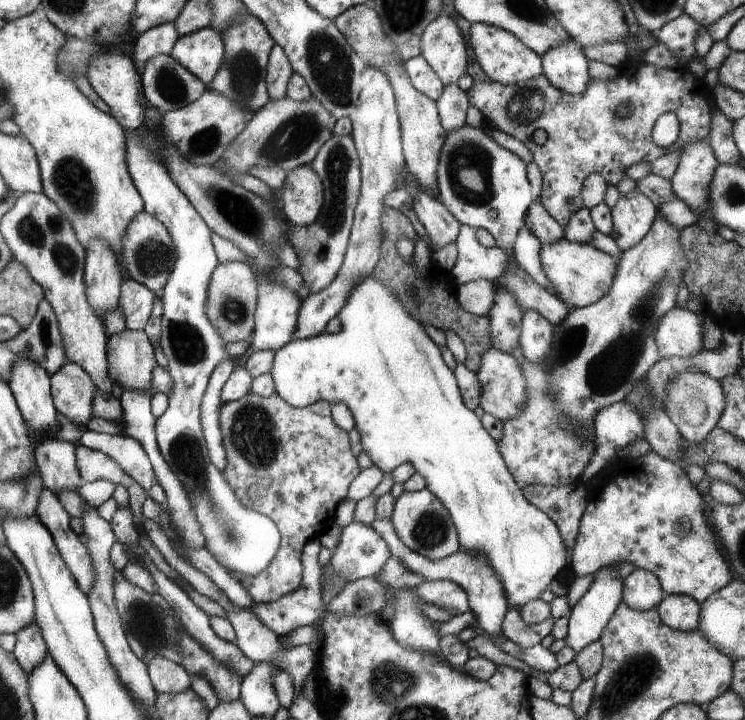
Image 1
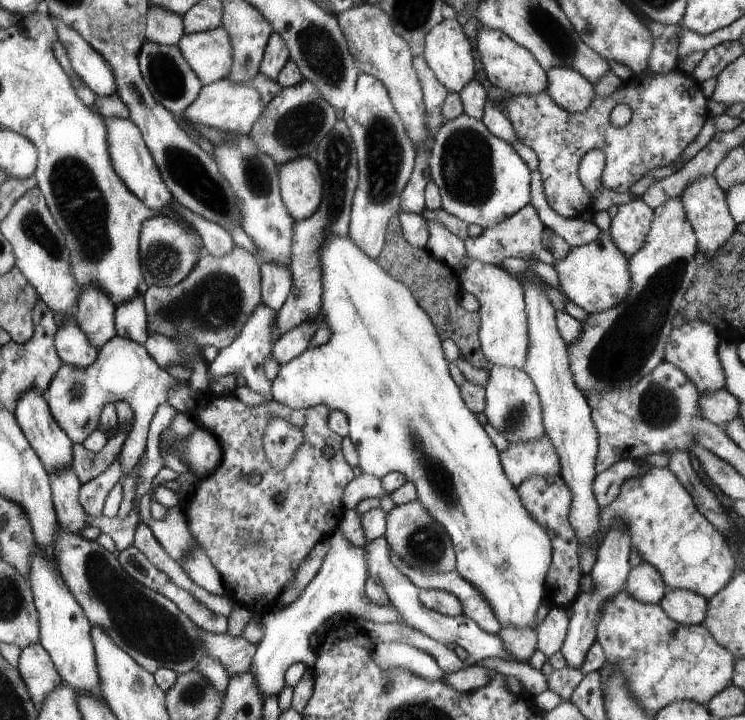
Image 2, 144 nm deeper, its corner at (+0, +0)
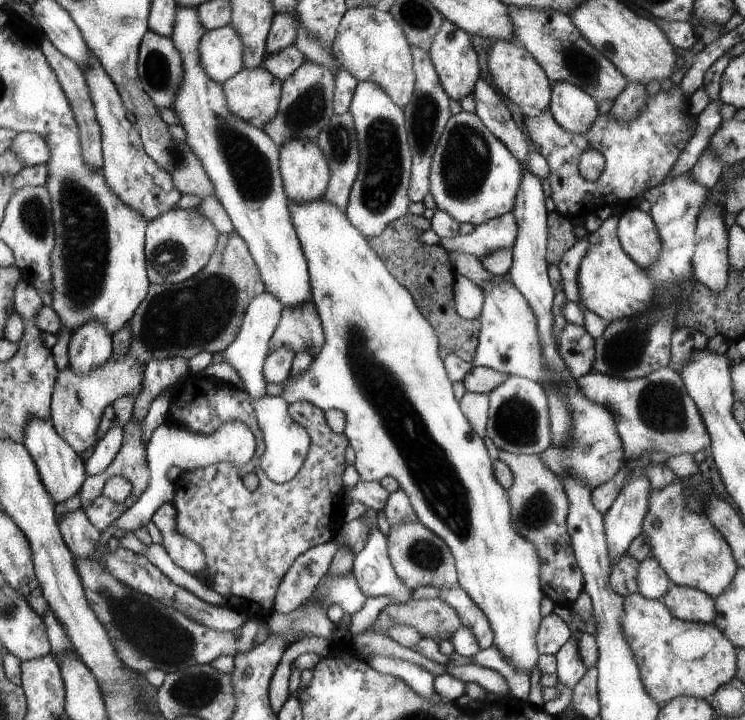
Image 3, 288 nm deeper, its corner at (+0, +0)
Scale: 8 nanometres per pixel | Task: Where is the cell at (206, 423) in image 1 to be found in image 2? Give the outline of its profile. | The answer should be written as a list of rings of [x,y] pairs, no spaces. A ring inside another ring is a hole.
[[[259,306],[257,312],[253,316],[249,316],[249,322],[245,324],[245,330],[241,332],[241,336],[237,336],[237,340],[233,340],[233,344],[229,344],[229,348],[223,348],[213,362],[207,364],[207,372],[209,372],[209,380],[217,382],[219,378],[225,378],[229,374],[237,374],[237,378],[255,394],[261,394],[263,398],[271,398],[271,380],[265,378],[263,368],[261,368],[261,360],[265,360],[265,356],[271,352],[269,346],[269,324],[273,320],[273,312],[267,306]]]

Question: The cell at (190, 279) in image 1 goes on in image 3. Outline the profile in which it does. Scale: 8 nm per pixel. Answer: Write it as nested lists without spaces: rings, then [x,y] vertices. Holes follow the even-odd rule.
[[[89,60],[89,68],[85,70],[85,82],[89,86],[89,92],[91,92],[91,100],[93,100],[93,106],[95,106],[95,118],[97,118],[97,124],[101,128],[101,150],[103,150],[103,170],[105,170],[105,178],[109,180],[109,188],[125,202],[129,204],[131,208],[137,208],[139,212],[147,214],[147,218],[151,220],[153,216],[161,214],[161,210],[169,210],[169,206],[179,198],[175,194],[175,188],[171,186],[171,178],[167,172],[163,172],[147,154],[145,154],[145,148],[141,144],[141,136],[139,136],[139,130],[135,124],[131,124],[127,120],[127,110],[123,108],[121,104],[121,98],[115,90],[115,84],[109,80],[109,76],[105,74],[105,70],[97,64],[97,60]]]

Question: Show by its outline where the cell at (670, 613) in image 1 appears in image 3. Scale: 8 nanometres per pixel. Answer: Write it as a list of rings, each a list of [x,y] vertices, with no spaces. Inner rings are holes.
[[[673,586],[665,592],[663,604],[669,612],[669,616],[681,620],[681,622],[695,622],[695,624],[711,624],[713,620],[713,600],[707,594],[693,590],[693,588],[681,588]]]

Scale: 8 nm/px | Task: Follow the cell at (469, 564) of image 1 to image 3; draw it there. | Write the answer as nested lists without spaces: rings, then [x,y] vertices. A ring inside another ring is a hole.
[[[417,586],[413,590],[413,600],[415,598],[439,598],[453,606],[457,610],[459,622],[463,622],[479,642],[479,648],[485,650],[493,646],[493,630],[491,624],[487,622],[485,614],[481,608],[469,598],[469,594],[461,586]]]

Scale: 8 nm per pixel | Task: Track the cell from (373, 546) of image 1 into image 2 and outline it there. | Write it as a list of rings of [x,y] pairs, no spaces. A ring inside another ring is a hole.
[[[339,528],[327,538],[327,542],[329,542],[329,552],[325,554],[323,564],[321,564],[319,572],[315,574],[315,578],[299,594],[297,602],[289,604],[287,608],[277,610],[275,614],[267,612],[263,616],[265,636],[257,646],[251,668],[249,668],[249,674],[253,676],[253,686],[259,692],[263,702],[269,698],[277,698],[279,692],[285,688],[285,672],[291,664],[303,662],[303,664],[307,664],[307,668],[313,666],[315,650],[309,646],[309,638],[315,634],[317,626],[325,624],[325,620],[331,618],[331,614],[345,612],[351,618],[363,616],[375,624],[407,626],[405,618],[401,616],[401,612],[397,608],[373,608],[373,604],[361,602],[361,594],[365,590],[365,580],[369,574],[369,562],[365,558],[367,544],[357,546],[357,544],[349,542]]]

